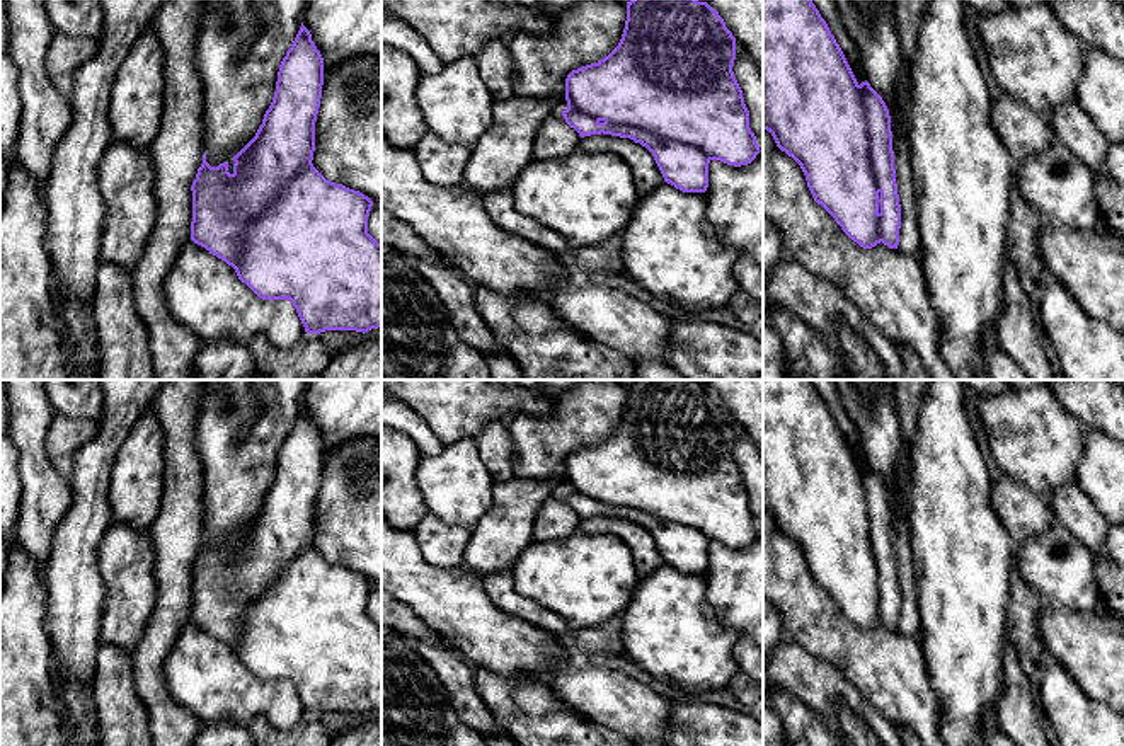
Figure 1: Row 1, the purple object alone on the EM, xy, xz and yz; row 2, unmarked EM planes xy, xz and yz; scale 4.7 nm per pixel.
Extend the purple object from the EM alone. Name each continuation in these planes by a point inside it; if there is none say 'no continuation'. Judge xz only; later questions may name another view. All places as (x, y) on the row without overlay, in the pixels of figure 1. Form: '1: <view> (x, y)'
no continuation

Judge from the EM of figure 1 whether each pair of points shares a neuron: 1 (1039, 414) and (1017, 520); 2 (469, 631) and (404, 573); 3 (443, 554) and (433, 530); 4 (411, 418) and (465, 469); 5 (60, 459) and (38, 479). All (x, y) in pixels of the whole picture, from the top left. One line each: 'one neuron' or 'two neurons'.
1: one neuron
2: one neuron
3: one neuron
4: one neuron
5: two neurons

